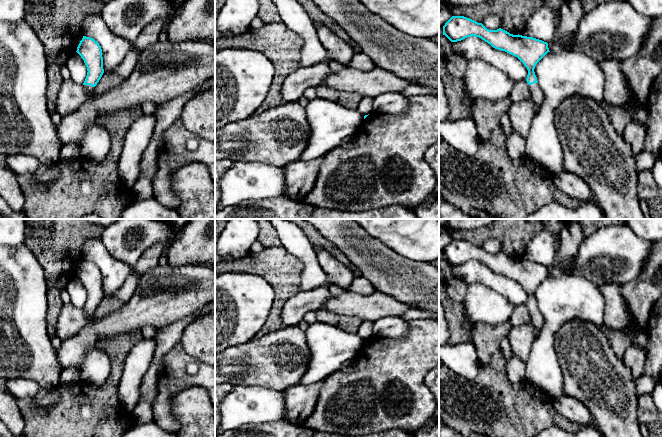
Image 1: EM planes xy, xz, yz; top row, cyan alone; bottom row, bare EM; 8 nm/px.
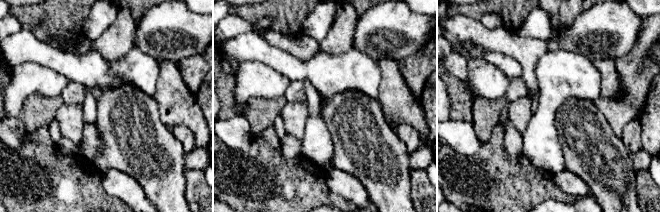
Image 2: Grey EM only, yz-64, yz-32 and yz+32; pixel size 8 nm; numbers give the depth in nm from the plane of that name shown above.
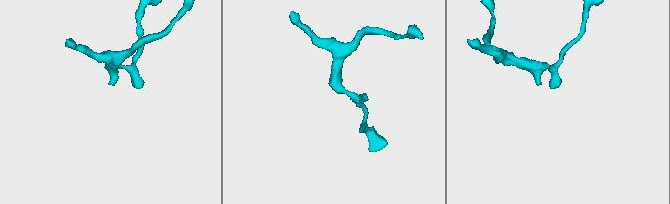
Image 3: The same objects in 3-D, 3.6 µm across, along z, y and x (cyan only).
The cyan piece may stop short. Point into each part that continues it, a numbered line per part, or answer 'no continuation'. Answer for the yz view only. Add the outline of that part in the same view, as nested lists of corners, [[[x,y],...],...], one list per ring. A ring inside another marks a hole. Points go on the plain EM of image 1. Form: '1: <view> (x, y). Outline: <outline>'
1: yz (537, 320). Outline: [[[534,307],[532,309],[529,309],[529,313],[531,315],[532,324],[535,328],[535,334],[537,336],[541,333],[544,323],[541,311],[538,307]]]

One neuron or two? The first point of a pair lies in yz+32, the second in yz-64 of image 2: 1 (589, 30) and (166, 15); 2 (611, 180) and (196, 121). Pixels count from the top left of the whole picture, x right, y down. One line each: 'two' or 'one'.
1: one
2: two

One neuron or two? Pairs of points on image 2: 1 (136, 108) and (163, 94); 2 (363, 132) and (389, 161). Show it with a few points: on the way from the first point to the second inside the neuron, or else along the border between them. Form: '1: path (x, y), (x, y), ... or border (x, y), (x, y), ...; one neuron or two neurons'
1: border (153, 96), (158, 108), (158, 116), (162, 121); two neurons
2: path (367, 139), (382, 154); one neuron

